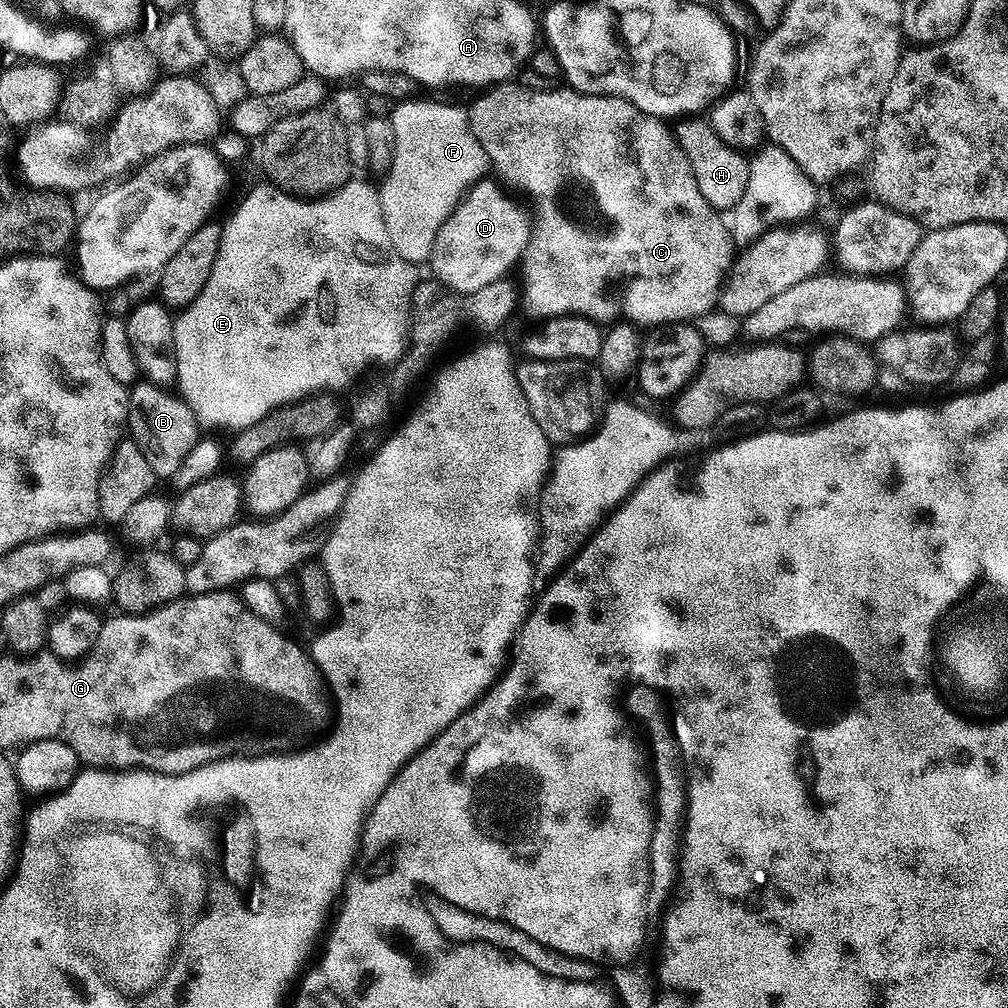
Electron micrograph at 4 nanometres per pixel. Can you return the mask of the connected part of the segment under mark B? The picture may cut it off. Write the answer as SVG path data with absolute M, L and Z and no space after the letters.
M137 382L131 385L128 397L127 431L130 433L130 439L138 446L138 450L142 450L142 454L146 454L146 462L150 462L150 470L154 470L157 478L171 478L202 436L201 425L197 424L196 415L190 410L187 402L179 395L171 396L168 392L171 391L159 384Z

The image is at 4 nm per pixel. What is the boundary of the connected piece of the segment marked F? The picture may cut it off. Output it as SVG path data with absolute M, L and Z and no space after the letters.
M420 99L397 103L392 109L390 119L394 126L394 158L390 170L383 173L384 185L378 188L382 218L392 248L406 262L417 266L423 265L423 260L425 263L431 257L434 238L442 222L450 218L468 189L485 179L490 172L488 155L486 150L482 150L482 142L474 138L474 130L470 130L467 111L456 104Z

